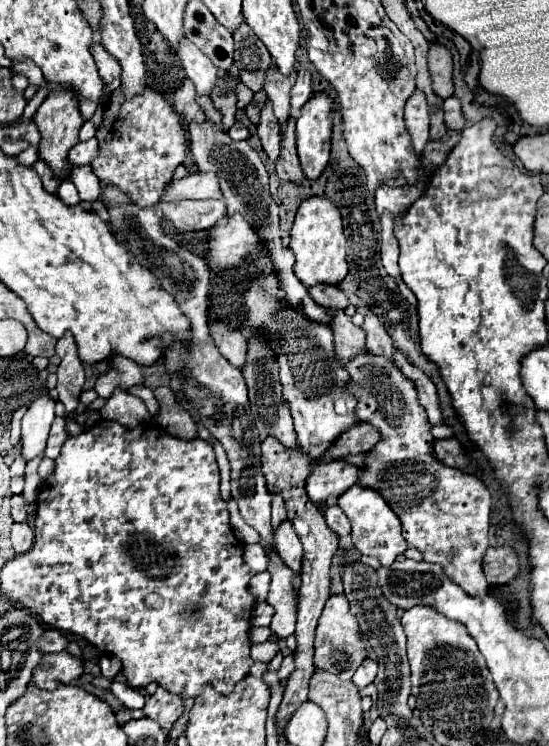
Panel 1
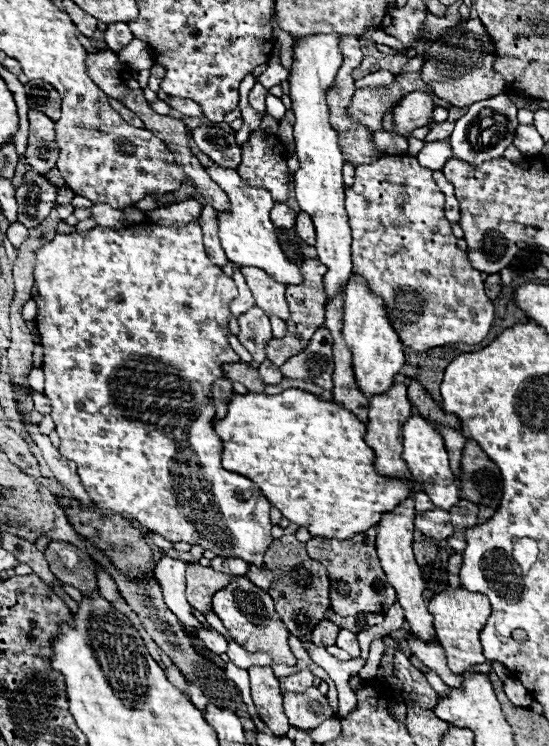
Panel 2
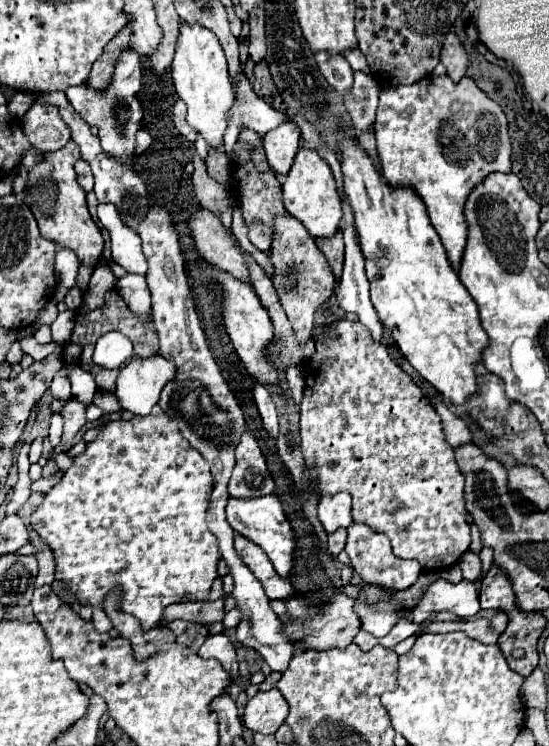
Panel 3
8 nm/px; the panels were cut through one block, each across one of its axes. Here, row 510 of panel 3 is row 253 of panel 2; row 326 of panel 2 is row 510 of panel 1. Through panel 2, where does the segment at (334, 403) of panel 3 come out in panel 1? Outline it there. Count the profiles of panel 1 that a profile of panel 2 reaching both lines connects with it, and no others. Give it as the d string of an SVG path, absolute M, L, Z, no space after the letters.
M358 354L346 366L352 376L350 390L360 396L356 406L358 418L376 426L382 434L382 440L370 450L370 454L366 454L368 464L360 484L382 494L402 520L406 542L418 548L426 562L440 564L444 572L466 590L466 594L484 598L490 590L482 572L482 554L488 548L490 492L476 476L464 474L434 458L430 422L424 408L418 406L414 382L404 378L394 364L390 366L384 360L386 358L382 356Z

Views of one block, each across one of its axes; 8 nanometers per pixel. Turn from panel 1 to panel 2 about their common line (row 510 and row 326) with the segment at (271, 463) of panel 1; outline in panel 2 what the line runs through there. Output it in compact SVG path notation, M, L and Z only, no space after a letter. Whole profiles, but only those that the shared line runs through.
M304 260L304 264L300 266L302 274L304 274L304 282L298 286L288 286L286 288L286 300L290 304L290 318L288 318L288 332L284 338L276 340L272 338L268 342L268 350L266 356L272 364L282 366L286 360L290 360L292 356L296 356L296 352L302 352L312 334L324 326L324 308L326 308L326 292L324 292L324 274L326 274L326 266L320 260Z

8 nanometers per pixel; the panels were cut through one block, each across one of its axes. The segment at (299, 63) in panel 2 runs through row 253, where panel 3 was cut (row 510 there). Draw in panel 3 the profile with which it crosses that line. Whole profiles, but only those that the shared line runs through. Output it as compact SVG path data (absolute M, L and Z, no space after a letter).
M338 492L334 496L322 496L318 502L318 520L322 522L326 534L338 528L348 528L352 524L350 516L350 494Z

